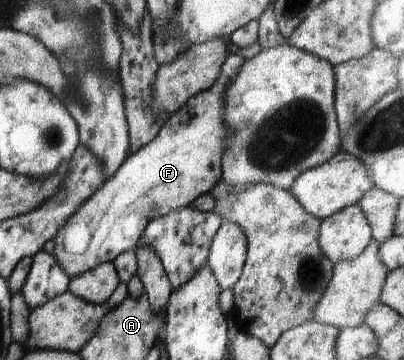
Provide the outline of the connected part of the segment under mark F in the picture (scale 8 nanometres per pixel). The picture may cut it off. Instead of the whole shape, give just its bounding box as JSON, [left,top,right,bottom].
[54,53,245,277]

